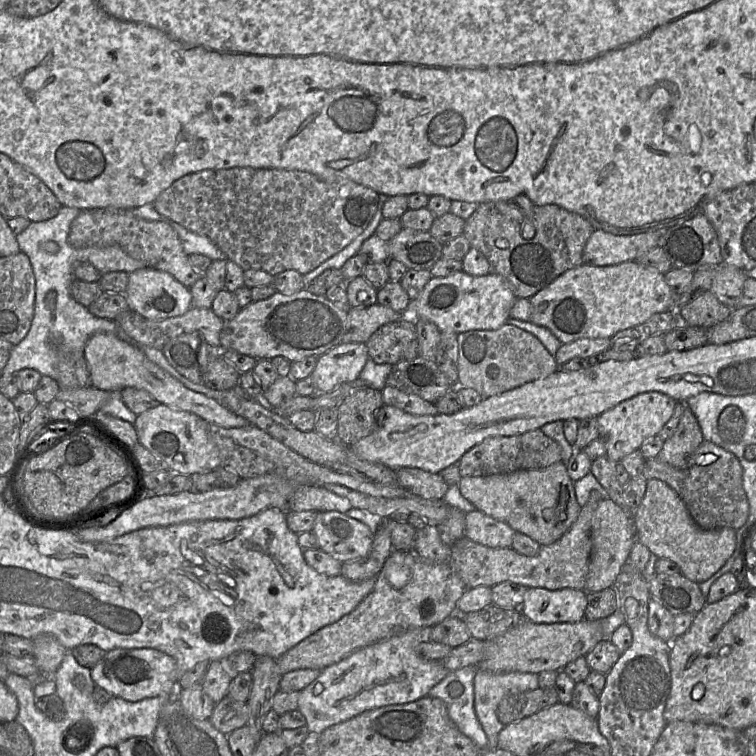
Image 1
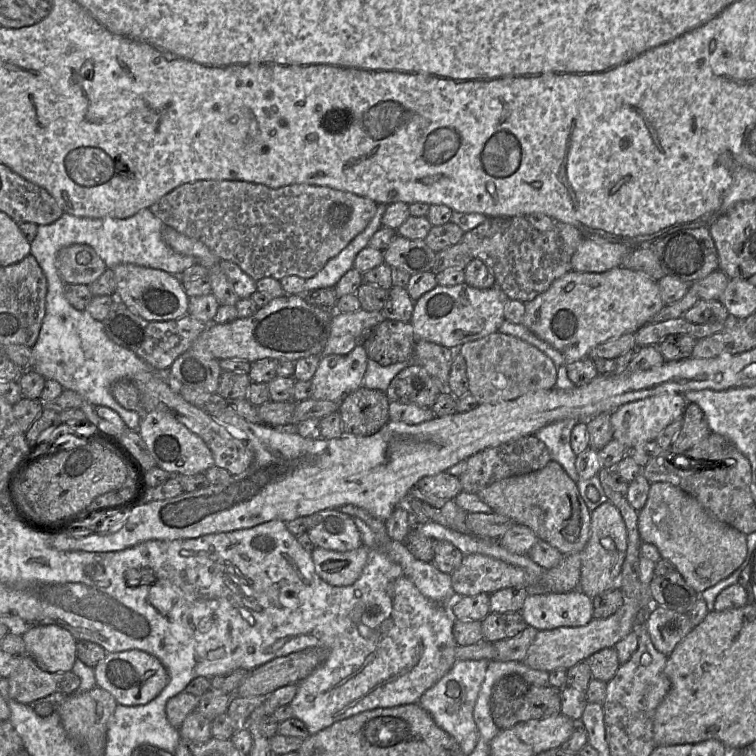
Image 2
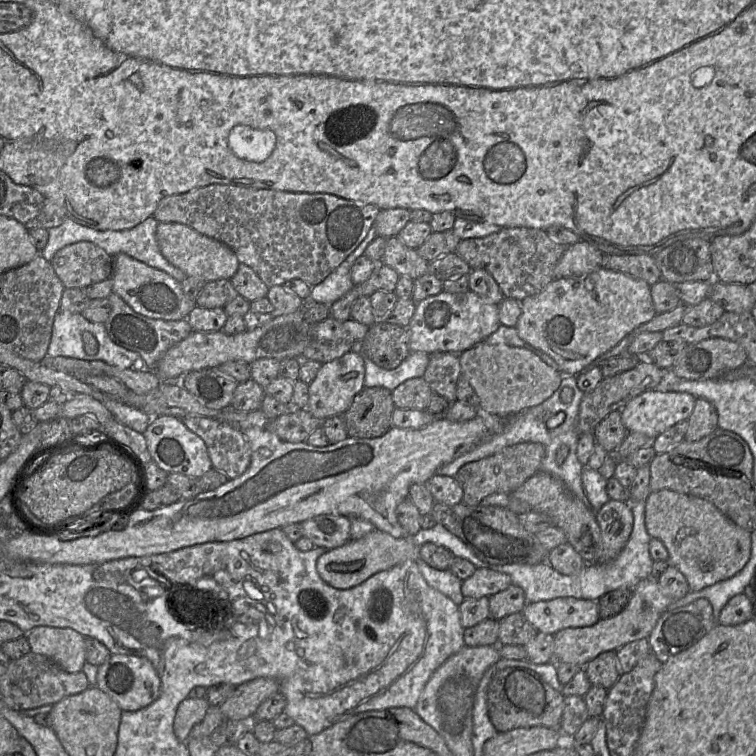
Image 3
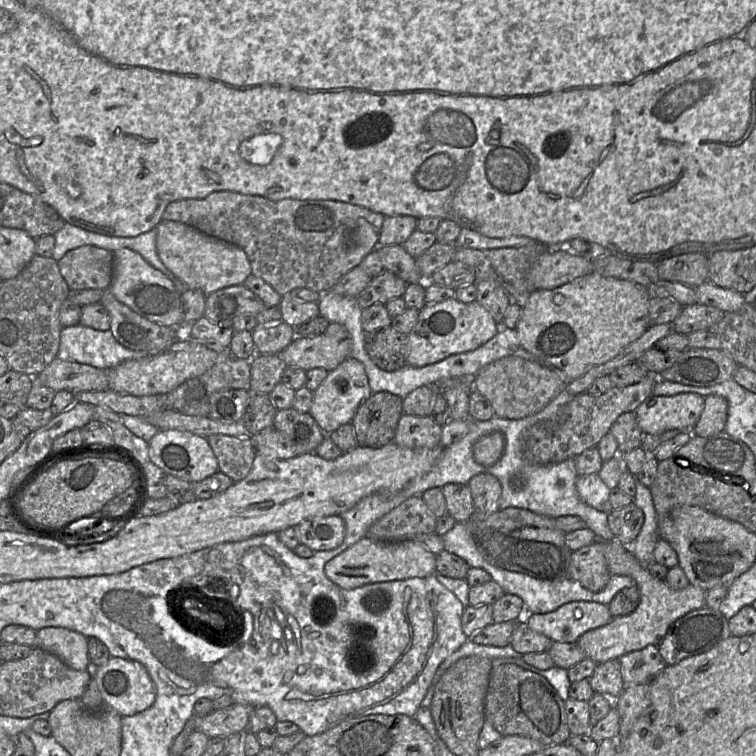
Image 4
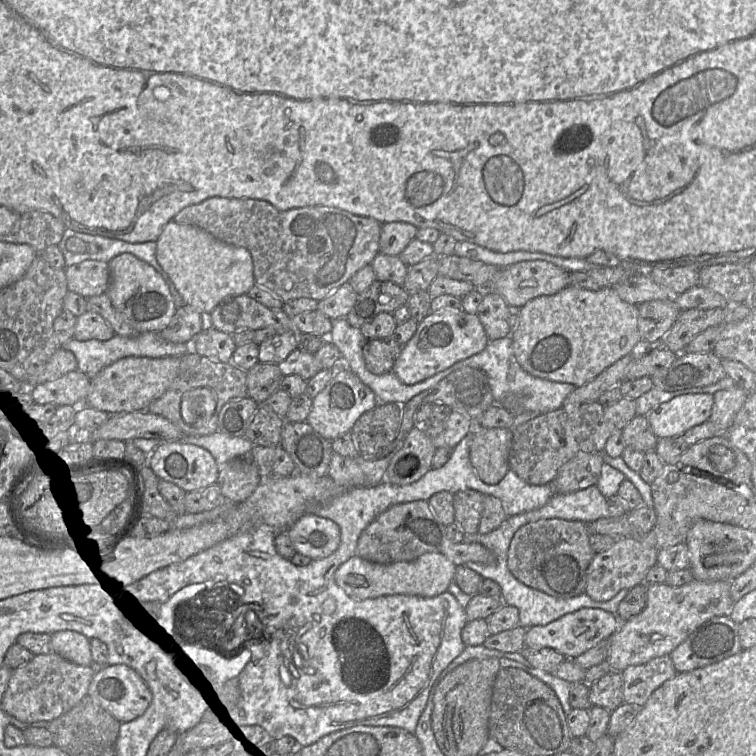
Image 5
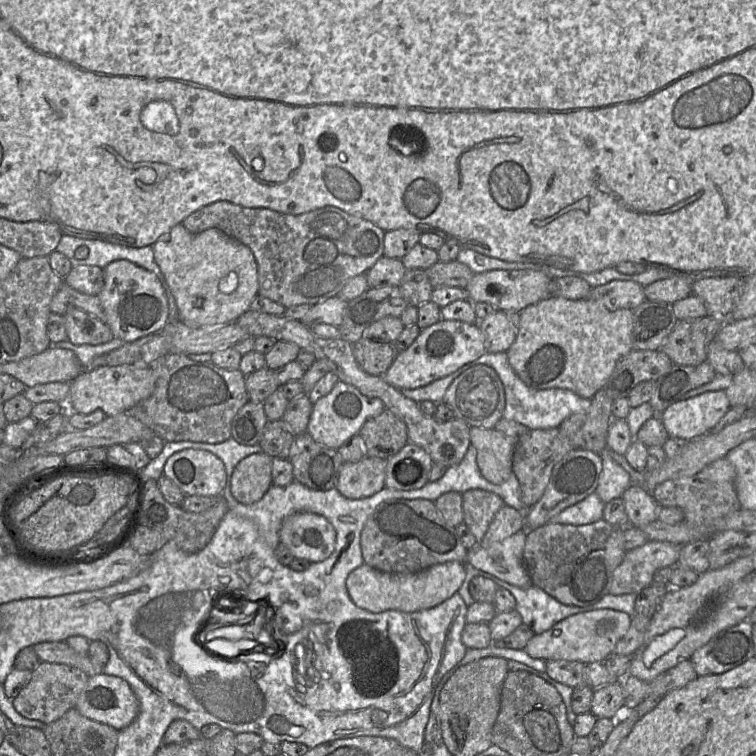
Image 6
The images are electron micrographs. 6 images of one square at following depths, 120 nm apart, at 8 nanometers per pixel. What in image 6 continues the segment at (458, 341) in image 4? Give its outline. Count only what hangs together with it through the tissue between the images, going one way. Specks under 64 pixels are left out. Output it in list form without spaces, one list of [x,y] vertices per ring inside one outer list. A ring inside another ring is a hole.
[[[441,319],[422,329],[414,342],[399,352],[382,377],[387,384],[399,390],[415,389],[457,371],[462,366],[477,360],[485,352],[485,336],[478,324]]]

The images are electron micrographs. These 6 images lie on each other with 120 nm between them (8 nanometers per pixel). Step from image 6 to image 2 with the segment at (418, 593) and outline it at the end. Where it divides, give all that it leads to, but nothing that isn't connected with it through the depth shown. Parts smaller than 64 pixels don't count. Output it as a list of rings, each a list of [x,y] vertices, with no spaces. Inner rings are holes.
[[[361,546],[347,552],[337,552],[315,547],[312,558],[316,573],[332,586],[349,586],[361,575],[369,558],[370,550]]]

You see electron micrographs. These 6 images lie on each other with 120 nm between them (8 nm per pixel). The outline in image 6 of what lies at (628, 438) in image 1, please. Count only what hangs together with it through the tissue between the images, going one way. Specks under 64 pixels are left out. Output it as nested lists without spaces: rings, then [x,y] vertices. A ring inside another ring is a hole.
[[[725,390],[709,391],[673,403],[658,417],[670,437],[690,441],[708,433],[730,407]]]

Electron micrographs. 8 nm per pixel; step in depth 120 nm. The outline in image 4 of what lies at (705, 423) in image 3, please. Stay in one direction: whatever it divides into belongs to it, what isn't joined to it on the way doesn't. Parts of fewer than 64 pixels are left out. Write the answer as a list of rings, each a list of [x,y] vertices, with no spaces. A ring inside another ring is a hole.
[[[718,395],[704,397],[703,411],[691,430],[693,436],[708,437],[724,431],[728,417],[728,402]]]

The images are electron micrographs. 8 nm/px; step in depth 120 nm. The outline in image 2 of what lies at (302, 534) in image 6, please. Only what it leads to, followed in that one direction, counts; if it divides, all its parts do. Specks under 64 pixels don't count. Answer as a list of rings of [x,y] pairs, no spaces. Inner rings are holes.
[[[326,509],[308,516],[307,534],[315,547],[347,552],[362,546],[353,517],[339,509]]]

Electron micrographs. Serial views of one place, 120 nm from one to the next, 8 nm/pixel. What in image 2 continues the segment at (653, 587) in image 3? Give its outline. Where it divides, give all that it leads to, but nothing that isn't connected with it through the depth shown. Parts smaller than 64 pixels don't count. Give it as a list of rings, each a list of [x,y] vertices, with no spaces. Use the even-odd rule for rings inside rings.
[[[626,599],[624,604],[611,616],[603,619],[593,618],[588,624],[580,627],[560,627],[552,630],[541,630],[530,645],[524,663],[530,668],[551,672],[555,669],[569,669],[589,656],[604,648],[614,647],[625,638],[639,619],[639,605],[636,600]]]

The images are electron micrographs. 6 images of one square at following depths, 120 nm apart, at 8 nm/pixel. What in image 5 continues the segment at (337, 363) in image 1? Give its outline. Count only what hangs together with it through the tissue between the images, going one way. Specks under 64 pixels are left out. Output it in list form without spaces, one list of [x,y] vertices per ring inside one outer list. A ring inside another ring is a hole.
[[[333,369],[328,384],[313,399],[307,417],[309,425],[322,437],[333,441],[340,435],[352,431],[357,419],[378,404],[373,391],[349,369]]]

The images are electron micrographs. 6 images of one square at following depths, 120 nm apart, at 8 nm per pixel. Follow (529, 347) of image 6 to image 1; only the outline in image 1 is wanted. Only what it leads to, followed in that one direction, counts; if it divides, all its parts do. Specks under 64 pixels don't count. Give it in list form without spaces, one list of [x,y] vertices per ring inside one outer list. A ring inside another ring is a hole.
[[[627,261],[612,266],[594,266],[583,263],[582,265],[572,268],[565,273],[561,274],[552,283],[539,291],[537,294],[530,298],[532,305],[532,313],[530,321],[536,325],[548,328],[562,344],[571,343],[582,338],[609,338],[611,339],[615,334],[622,330],[633,328],[646,322],[653,315],[666,312],[676,305],[676,297],[671,288],[664,278],[664,274],[660,273],[657,269],[641,264],[639,261]]]

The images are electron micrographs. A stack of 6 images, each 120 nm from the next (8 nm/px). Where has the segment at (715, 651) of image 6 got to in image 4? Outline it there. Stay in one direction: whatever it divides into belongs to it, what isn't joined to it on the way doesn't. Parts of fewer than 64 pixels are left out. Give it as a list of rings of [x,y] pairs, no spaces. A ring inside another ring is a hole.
[[[704,606],[678,618],[670,626],[666,635],[657,646],[667,665],[674,665],[685,658],[711,650],[731,635],[729,620],[719,609],[711,609]]]

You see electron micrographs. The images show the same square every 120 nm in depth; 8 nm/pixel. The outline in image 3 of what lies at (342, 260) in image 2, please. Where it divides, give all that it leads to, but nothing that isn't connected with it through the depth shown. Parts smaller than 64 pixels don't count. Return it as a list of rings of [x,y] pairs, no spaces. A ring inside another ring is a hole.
[[[373,223],[366,237],[358,247],[322,282],[311,288],[310,299],[332,305],[351,290],[354,287],[351,280],[352,265],[357,258],[364,254],[367,246],[375,239],[375,237],[377,237],[377,234]]]

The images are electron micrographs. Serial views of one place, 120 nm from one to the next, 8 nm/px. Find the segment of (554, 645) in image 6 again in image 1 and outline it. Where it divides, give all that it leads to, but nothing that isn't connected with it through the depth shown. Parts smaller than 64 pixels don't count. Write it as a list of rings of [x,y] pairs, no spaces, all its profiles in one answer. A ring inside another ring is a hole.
[[[528,588],[520,611],[524,619],[534,623],[576,623],[585,618],[586,607],[585,590]]]

